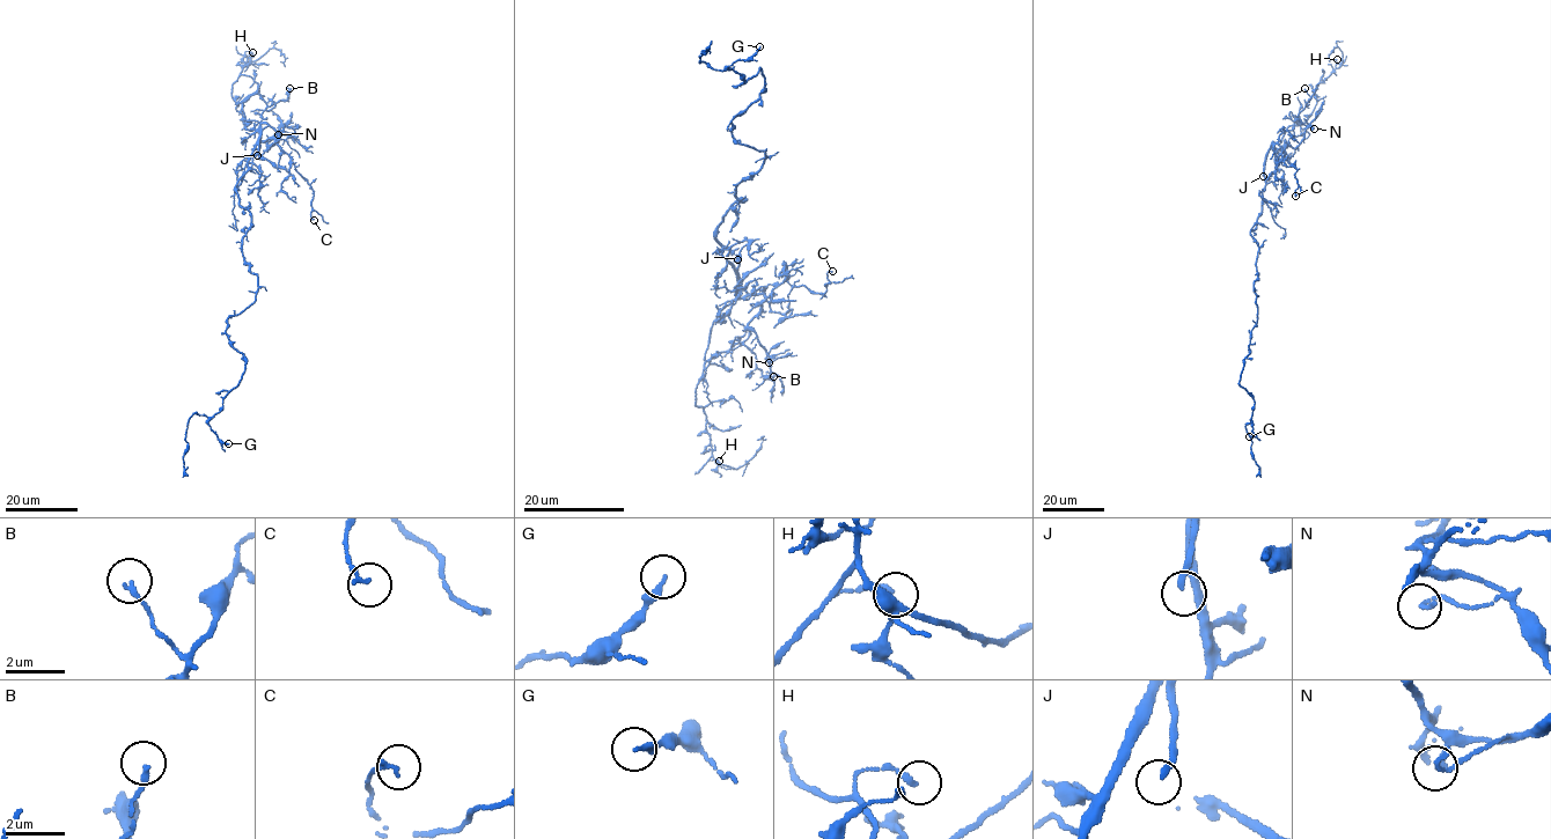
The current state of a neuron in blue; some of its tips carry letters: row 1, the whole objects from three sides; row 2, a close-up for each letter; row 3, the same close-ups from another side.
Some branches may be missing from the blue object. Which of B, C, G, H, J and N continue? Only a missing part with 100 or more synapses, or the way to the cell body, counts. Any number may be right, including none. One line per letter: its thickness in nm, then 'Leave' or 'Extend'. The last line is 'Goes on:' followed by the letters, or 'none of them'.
B: Thickness 160 nm. Leave
C: Thickness 140 nm. Leave
G: Thickness 240 nm. Leave
H: Thickness 160 nm. Leave
J: Thickness 200 nm. Extend
N: Thickness 150 nm. Leave
Goes on: J

